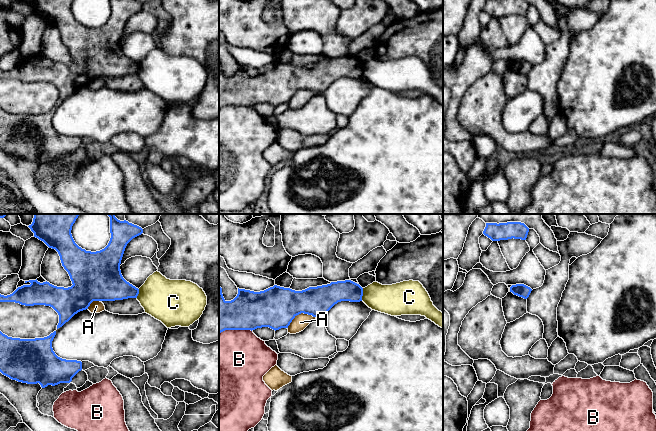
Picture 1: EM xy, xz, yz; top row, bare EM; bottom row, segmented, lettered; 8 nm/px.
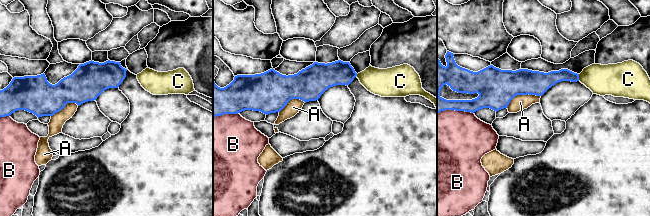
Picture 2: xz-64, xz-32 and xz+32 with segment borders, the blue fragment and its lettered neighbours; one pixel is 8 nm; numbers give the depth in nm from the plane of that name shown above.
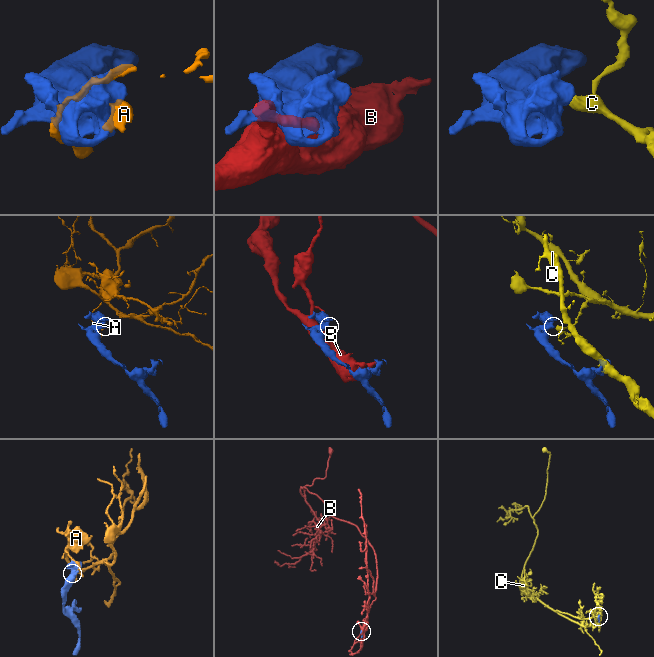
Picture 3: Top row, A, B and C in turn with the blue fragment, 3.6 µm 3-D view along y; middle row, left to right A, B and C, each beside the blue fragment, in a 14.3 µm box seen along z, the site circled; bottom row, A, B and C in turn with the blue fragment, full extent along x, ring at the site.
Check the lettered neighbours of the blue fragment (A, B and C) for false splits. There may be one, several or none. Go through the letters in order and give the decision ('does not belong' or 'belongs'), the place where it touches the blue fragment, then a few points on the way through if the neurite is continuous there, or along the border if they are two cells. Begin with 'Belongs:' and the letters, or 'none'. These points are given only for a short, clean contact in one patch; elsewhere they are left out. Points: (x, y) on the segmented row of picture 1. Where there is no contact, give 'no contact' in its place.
Belongs: none
A: does not belong | xz (300, 313)
B: does not belong | xz (235, 329)
C: does not belong | xz (362, 294)

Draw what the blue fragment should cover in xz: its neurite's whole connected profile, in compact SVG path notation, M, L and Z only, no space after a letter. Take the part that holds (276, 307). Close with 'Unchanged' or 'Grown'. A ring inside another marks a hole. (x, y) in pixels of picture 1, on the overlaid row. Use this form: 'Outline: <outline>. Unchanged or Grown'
Outline: M345 280L302 291L277 285L260 292L238 288L237 296L226 301L219 285L219 333L262 327L275 331L288 328L301 313L323 318L338 302L360 302L362 296L363 288L359 284Z. Unchanged

